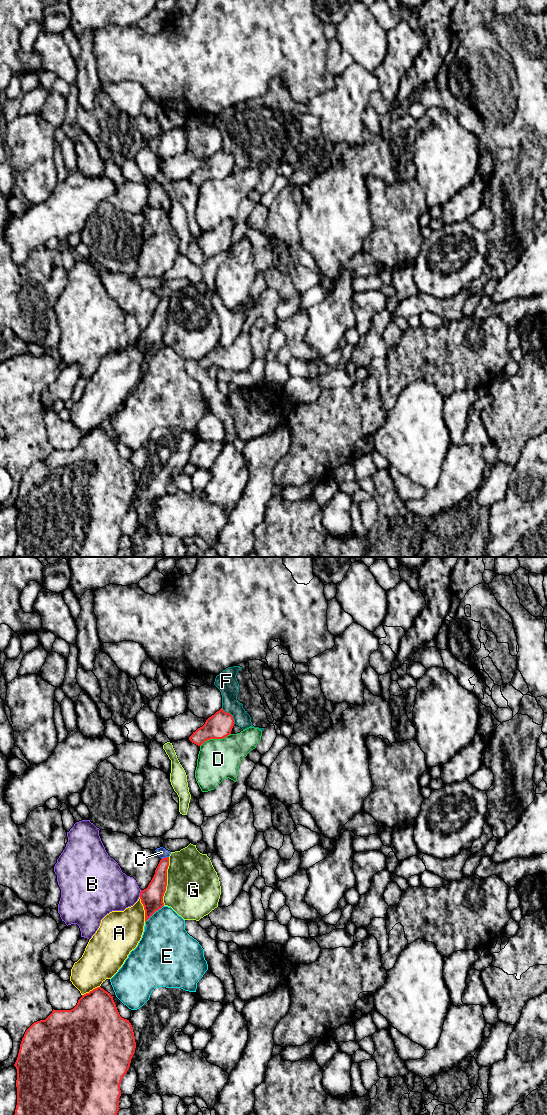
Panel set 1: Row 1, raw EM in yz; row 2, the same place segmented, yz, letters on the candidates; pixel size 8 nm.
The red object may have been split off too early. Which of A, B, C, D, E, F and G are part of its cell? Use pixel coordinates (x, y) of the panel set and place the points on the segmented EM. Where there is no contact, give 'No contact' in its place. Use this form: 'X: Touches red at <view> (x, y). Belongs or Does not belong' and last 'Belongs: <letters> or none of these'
A: Touches red at yz (144, 909). Does not belong
B: Touches red at yz (140, 893). Does not belong
C: Touches red at yz (164, 858). Does not belong
D: Touches red at yz (215, 738). Does not belong
E: Touches red at yz (154, 912). Does not belong
F: Touches red at yz (230, 714). Does not belong
G: Touches red at yz (166, 881). Does not belong
Belongs: none of these

